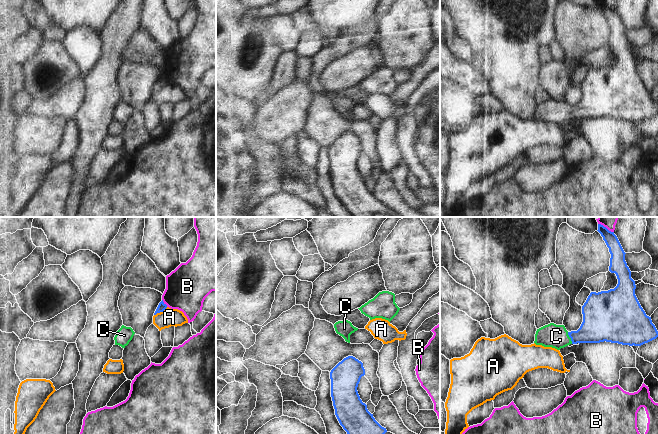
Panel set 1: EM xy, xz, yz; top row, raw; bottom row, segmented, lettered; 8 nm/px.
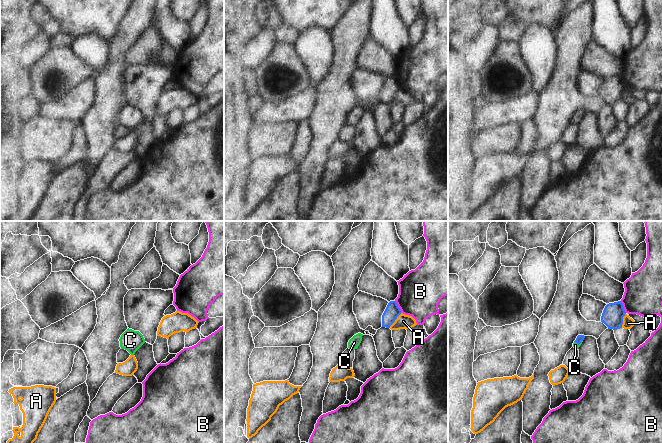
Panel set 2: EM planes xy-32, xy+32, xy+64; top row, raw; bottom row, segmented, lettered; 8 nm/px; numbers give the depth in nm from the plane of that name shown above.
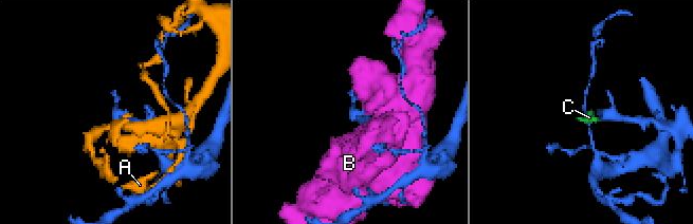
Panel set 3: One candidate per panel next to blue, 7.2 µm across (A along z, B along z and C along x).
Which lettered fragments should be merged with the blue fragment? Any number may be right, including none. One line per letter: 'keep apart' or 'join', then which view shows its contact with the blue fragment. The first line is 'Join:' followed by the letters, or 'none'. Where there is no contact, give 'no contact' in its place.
Join: C
A: keep apart; meets blue in xy
B: keep apart; meets blue in xy
C: join; meets blue in yz

